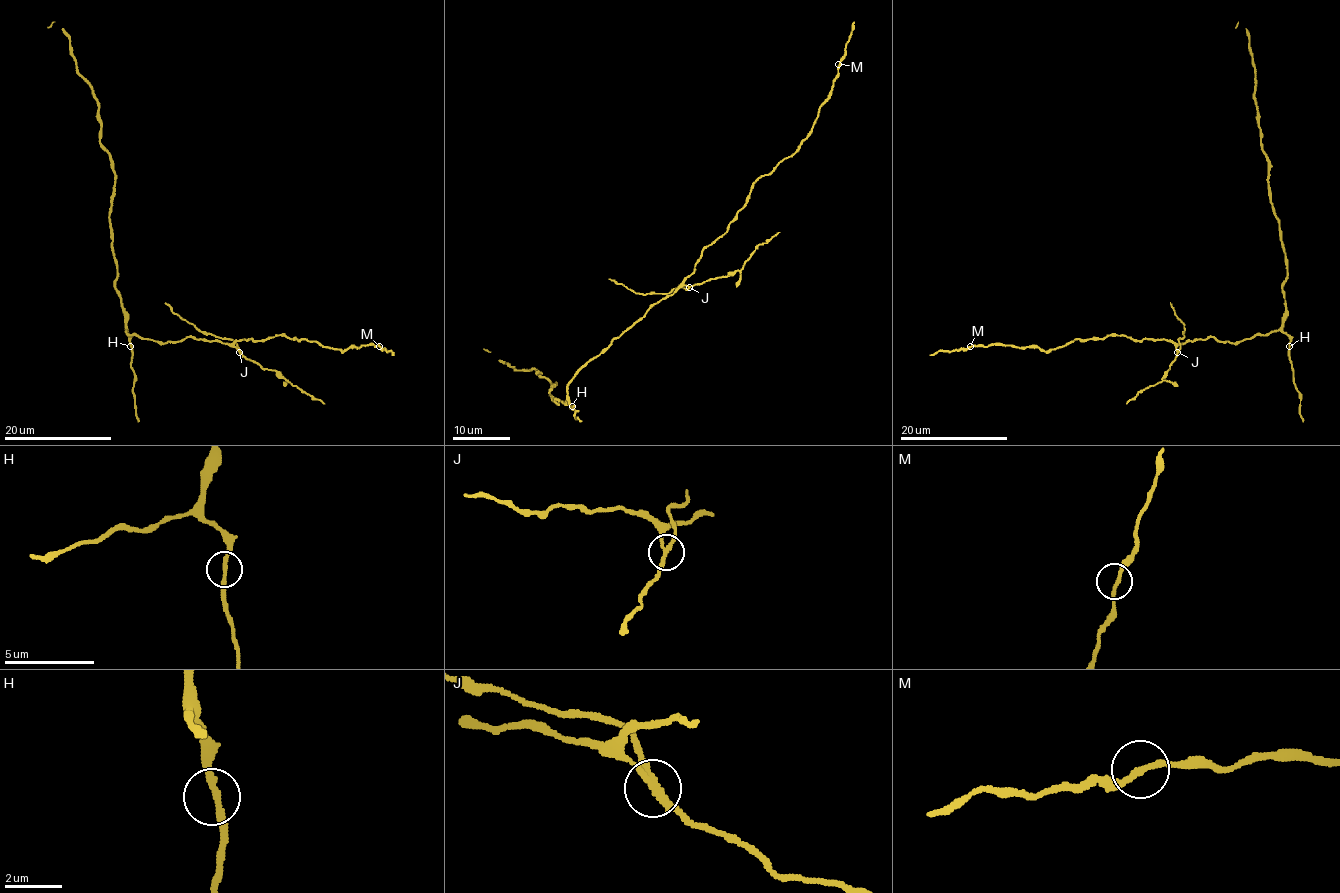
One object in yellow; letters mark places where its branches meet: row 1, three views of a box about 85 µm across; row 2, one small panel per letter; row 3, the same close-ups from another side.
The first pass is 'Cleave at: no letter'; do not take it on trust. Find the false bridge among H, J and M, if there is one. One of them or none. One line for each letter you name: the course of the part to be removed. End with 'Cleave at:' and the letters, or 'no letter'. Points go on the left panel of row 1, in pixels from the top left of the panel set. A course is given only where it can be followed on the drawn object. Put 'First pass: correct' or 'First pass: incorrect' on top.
First pass: incorrect
J: course (239, 352), (265, 369), (277, 371), (305, 394), (324, 403)
Cleave at: J

